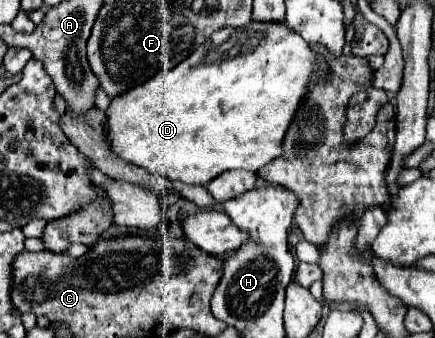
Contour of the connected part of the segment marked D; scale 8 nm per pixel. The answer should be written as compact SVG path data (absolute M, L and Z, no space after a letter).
M252 21L244 29L220 29L210 37L210 43L202 43L186 61L168 73L158 73L112 97L104 121L106 141L124 161L188 185L208 185L214 177L230 169L256 173L262 165L278 157L278 145L316 69L322 77L328 75L324 59L312 57L310 45L284 23Z

